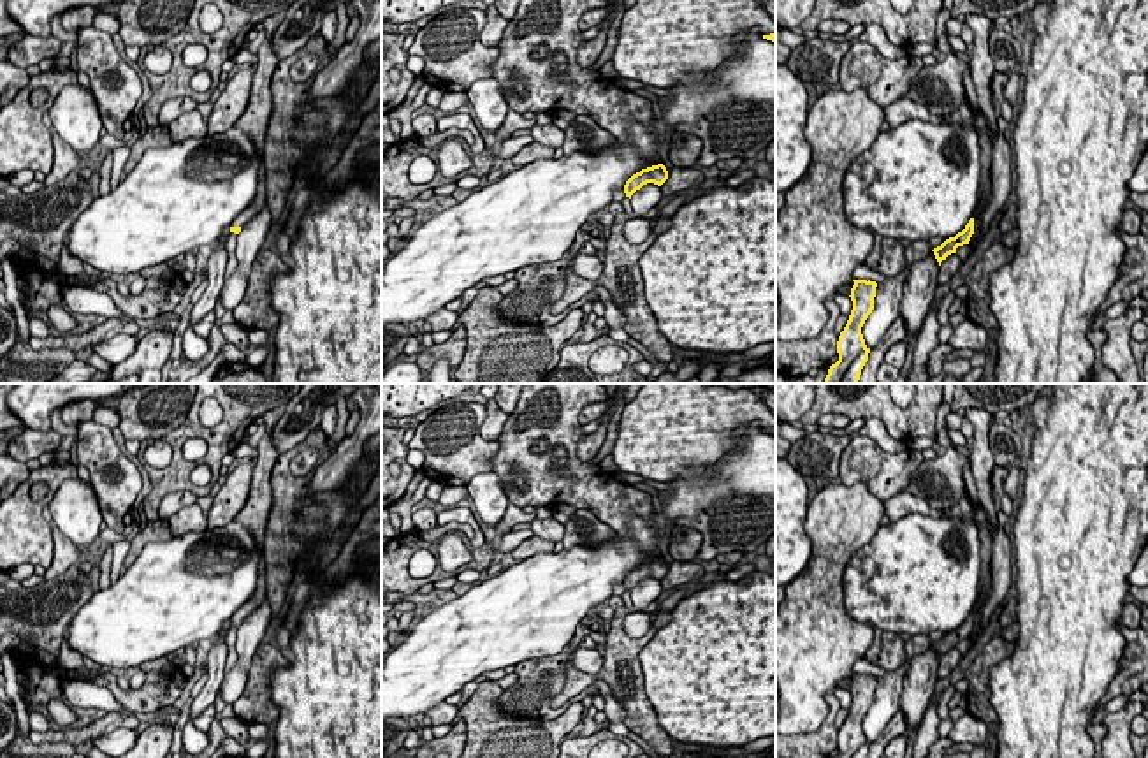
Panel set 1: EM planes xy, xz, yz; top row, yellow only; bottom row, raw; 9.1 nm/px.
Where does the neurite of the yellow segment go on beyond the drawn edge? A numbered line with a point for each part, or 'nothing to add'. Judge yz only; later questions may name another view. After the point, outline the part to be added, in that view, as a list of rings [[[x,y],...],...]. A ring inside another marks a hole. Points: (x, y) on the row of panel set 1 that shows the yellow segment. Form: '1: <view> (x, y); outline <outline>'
nothing to add

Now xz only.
nothing to add

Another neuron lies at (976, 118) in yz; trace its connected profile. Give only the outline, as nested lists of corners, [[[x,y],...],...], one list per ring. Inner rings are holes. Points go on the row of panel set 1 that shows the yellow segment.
[[[967,95],[963,98],[962,107],[967,107],[970,114],[967,118],[962,118],[963,123],[972,123],[976,127],[979,146],[981,146],[981,185],[979,185],[979,204],[972,215],[974,218],[974,234],[969,241],[969,244],[976,244],[979,239],[983,213],[990,204],[992,199],[992,139],[990,139],[990,128],[986,125],[986,120],[981,113],[981,109],[974,111],[972,104],[969,102]]]

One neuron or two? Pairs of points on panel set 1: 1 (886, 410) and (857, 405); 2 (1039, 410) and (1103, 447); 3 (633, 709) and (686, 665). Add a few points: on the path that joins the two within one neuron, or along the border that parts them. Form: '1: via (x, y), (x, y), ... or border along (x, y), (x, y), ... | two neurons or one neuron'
1: via (879, 405), (864, 405) | one neuron
2: border along (1052, 401), (1046, 422), (1032, 433) | two neurons
3: border along (639, 656), (644, 692), (656, 721), (668, 734) | two neurons

